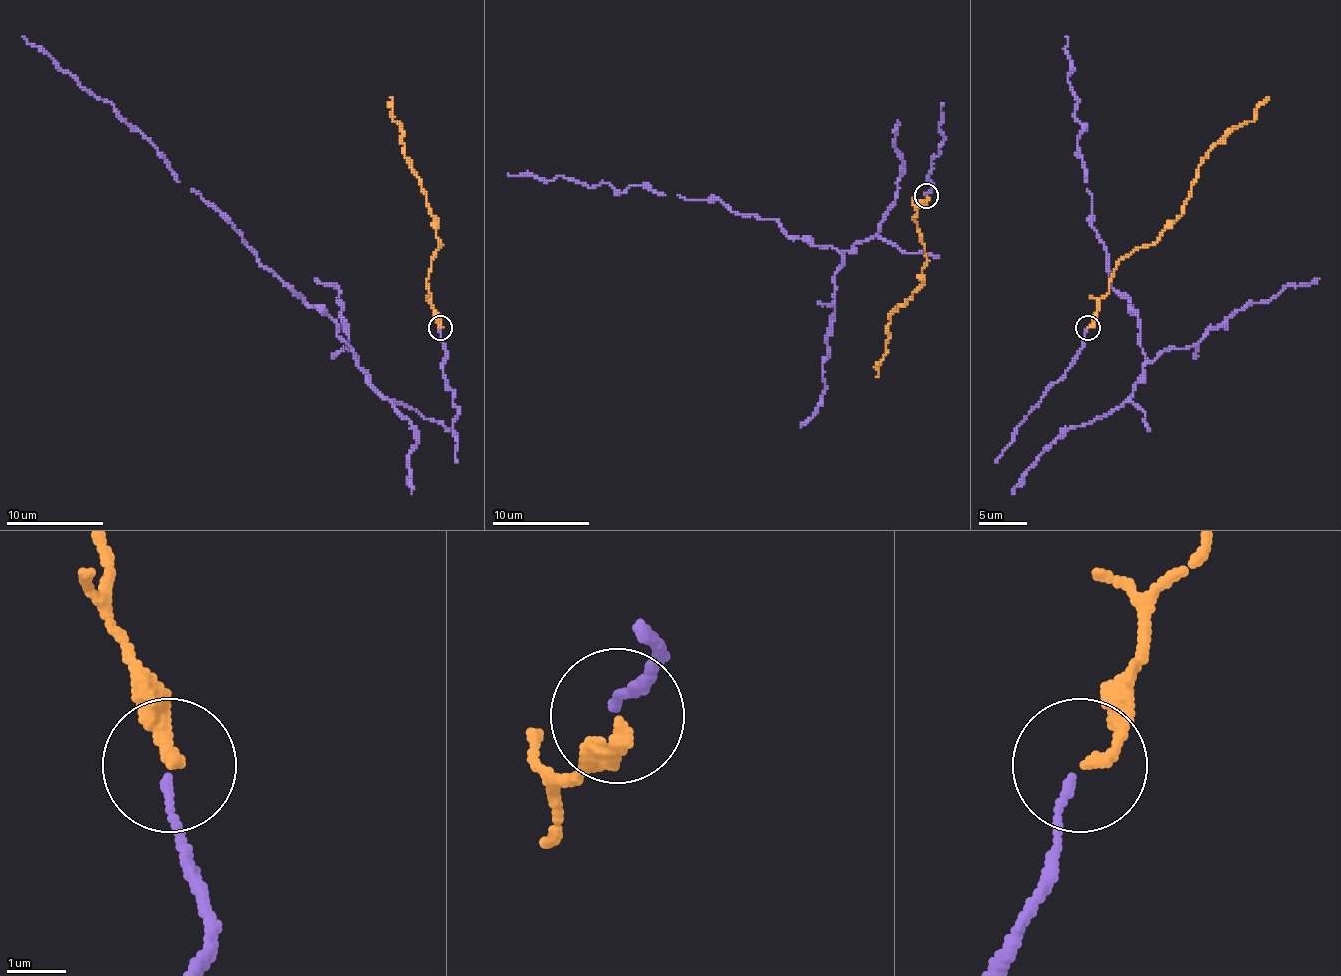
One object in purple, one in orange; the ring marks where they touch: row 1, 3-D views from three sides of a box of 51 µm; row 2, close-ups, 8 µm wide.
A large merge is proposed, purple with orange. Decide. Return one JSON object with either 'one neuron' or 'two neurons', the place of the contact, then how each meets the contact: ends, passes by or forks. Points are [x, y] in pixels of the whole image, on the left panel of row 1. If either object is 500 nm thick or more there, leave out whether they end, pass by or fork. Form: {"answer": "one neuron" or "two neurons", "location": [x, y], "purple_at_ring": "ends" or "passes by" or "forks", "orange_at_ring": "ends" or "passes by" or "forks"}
{"answer": "one neuron", "location": [440, 327], "purple_at_ring": "ends", "orange_at_ring": "ends"}

